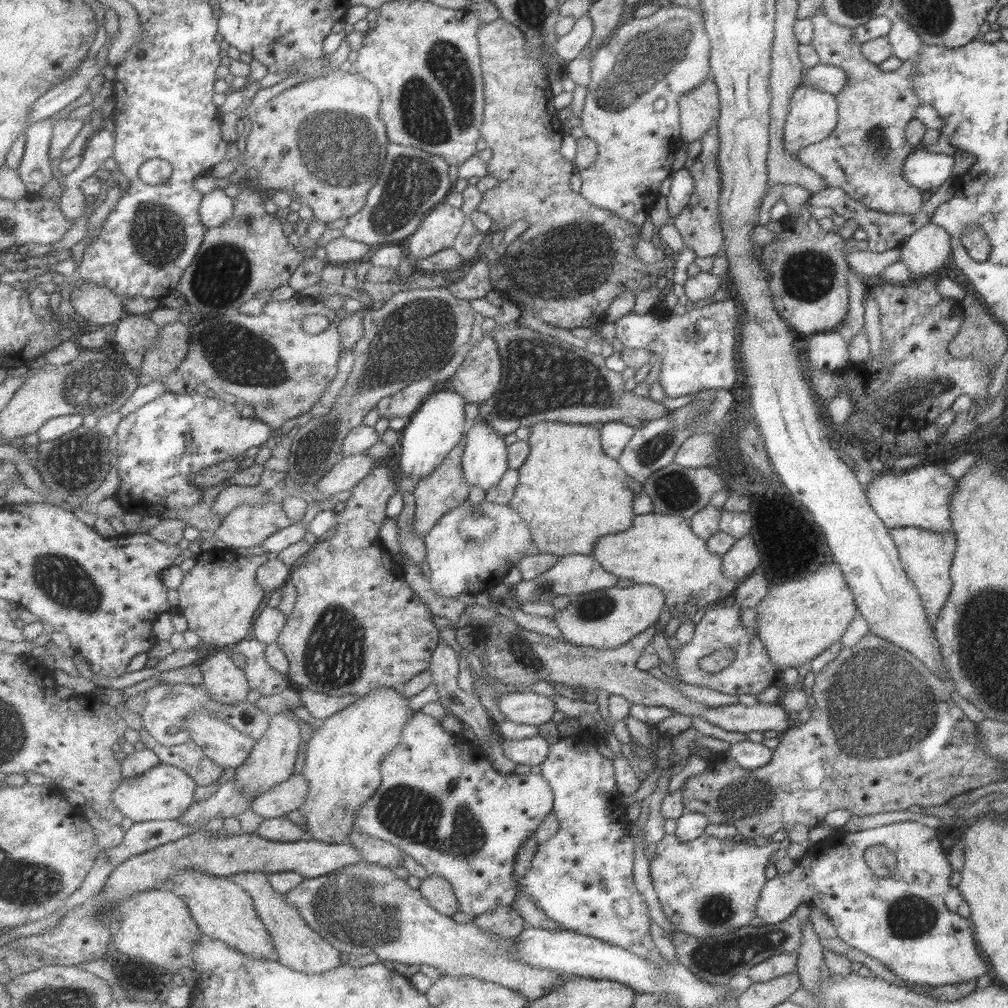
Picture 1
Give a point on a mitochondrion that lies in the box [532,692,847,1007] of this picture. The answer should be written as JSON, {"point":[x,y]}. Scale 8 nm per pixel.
{"point":[717,957]}

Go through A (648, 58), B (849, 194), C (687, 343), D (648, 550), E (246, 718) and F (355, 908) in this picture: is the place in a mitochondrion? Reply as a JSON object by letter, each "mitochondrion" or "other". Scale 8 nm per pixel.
{"A":"mitochondrion","B":"other","C":"other","D":"other","E":"other","F":"mitochondrion"}

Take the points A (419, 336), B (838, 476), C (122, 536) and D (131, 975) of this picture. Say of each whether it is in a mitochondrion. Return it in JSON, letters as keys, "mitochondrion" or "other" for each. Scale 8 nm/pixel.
{"A":"mitochondrion","B":"other","C":"other","D":"other"}

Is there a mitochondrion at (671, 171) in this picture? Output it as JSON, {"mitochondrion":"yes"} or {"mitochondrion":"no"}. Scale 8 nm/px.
{"mitochondrion":"no"}

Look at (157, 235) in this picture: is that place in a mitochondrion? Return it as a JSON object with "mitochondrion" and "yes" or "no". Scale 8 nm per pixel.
{"mitochondrion":"yes"}

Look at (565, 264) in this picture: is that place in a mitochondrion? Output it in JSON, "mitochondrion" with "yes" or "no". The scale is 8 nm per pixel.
{"mitochondrion":"yes"}

